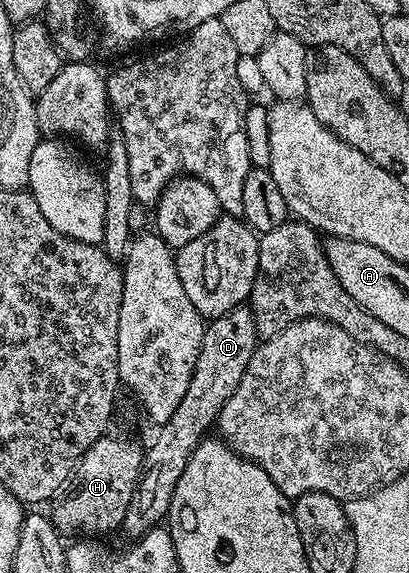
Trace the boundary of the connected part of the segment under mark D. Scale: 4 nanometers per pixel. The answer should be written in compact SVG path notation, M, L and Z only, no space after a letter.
M252 308L232 309L227 311L227 315L214 317L206 324L203 343L199 347L199 359L195 359L195 371L191 375L191 383L187 383L187 395L183 395L171 419L167 419L167 423L156 430L149 449L147 445L144 450L137 490L120 527L120 532L126 533L129 539L149 533L168 518L171 495L175 495L175 483L179 483L179 475L183 475L187 459L191 459L197 444L205 440L216 426L218 415L223 411L227 399L235 395L235 387L239 387L239 379L243 379L243 371L247 371L247 363L251 363L251 355L258 344Z

